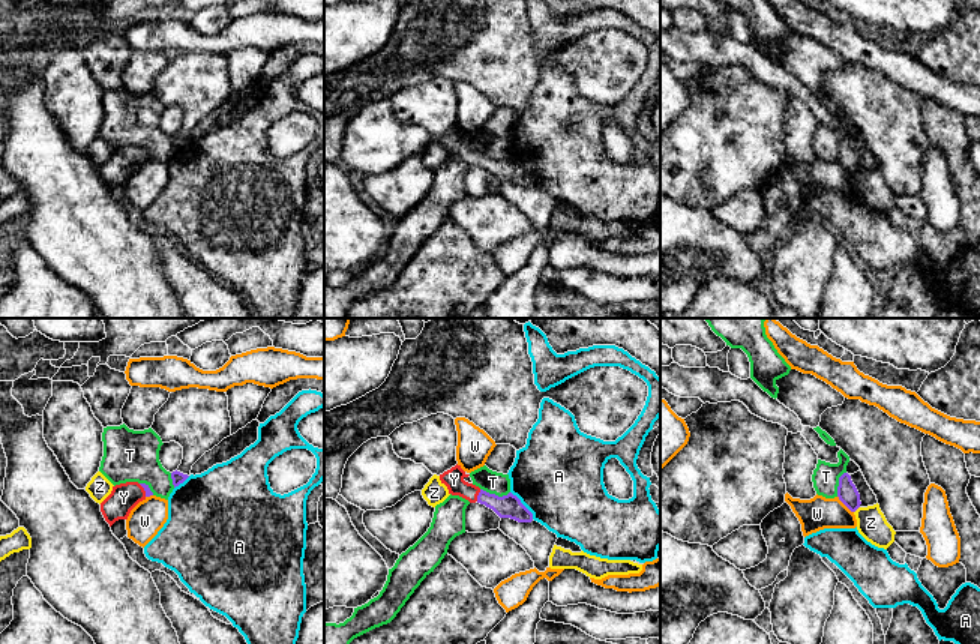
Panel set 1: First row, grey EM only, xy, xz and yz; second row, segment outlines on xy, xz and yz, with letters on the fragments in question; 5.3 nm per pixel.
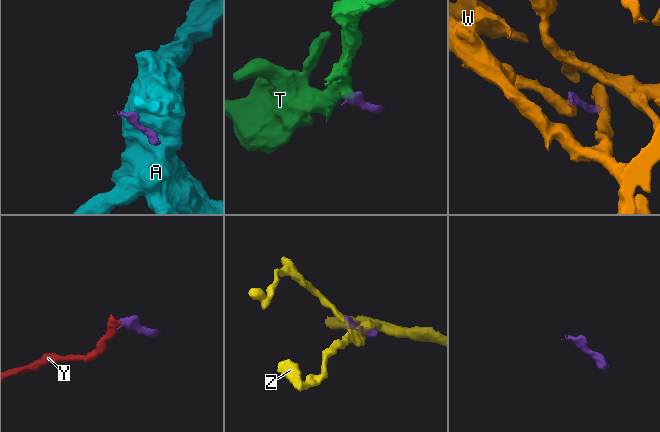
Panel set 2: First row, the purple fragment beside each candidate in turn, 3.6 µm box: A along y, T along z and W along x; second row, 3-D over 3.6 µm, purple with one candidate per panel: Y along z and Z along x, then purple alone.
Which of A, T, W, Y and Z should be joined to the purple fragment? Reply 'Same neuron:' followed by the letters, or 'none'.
Same neuron: Y

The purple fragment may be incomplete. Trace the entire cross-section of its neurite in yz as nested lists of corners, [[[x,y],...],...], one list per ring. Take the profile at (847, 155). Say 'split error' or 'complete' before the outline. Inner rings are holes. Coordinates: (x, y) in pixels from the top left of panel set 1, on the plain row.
complete; [[[848,137],[839,141],[837,161],[851,176],[855,176],[861,168],[860,158]]]

